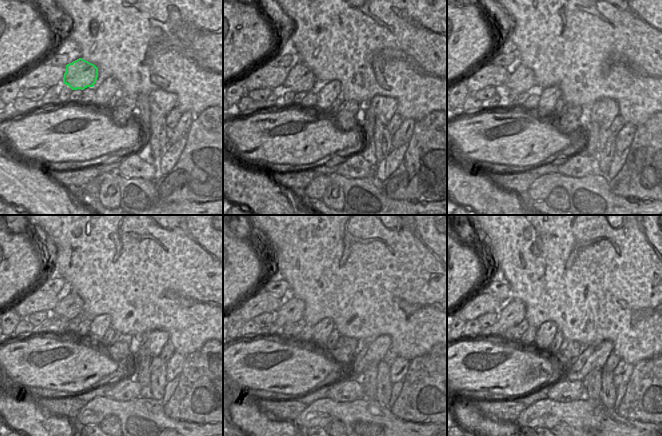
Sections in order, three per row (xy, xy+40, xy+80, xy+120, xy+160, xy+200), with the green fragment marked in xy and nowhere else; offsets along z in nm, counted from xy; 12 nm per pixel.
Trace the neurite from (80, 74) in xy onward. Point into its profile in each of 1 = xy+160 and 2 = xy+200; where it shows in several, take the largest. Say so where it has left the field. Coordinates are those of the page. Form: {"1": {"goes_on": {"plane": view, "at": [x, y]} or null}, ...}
{"1": {"goes_on": {"plane": "xy+160", "at": [292, 311]}}, "2": {"goes_on": {"plane": "xy+200", "at": [511, 315]}}}

